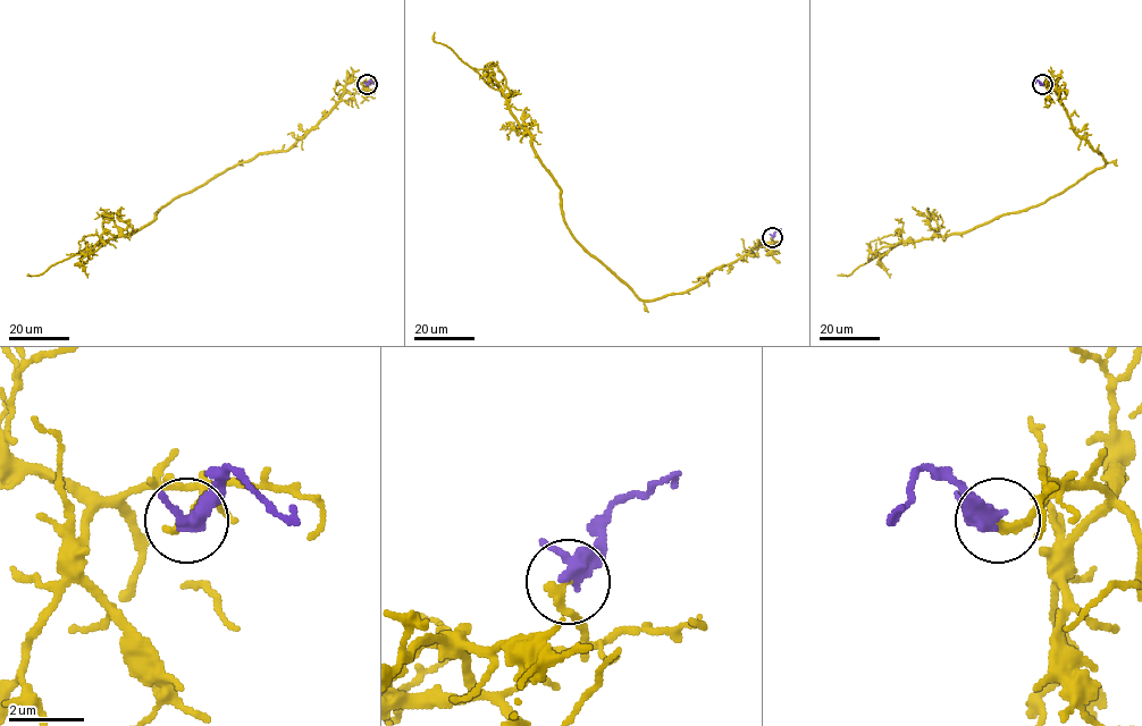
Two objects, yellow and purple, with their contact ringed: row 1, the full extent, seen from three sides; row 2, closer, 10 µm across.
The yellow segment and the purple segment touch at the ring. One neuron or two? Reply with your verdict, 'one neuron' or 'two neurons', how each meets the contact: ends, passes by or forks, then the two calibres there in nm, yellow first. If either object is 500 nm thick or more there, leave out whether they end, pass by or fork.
one neuron; yellow ends; purple passes by; calibres 220 and 320 nm

